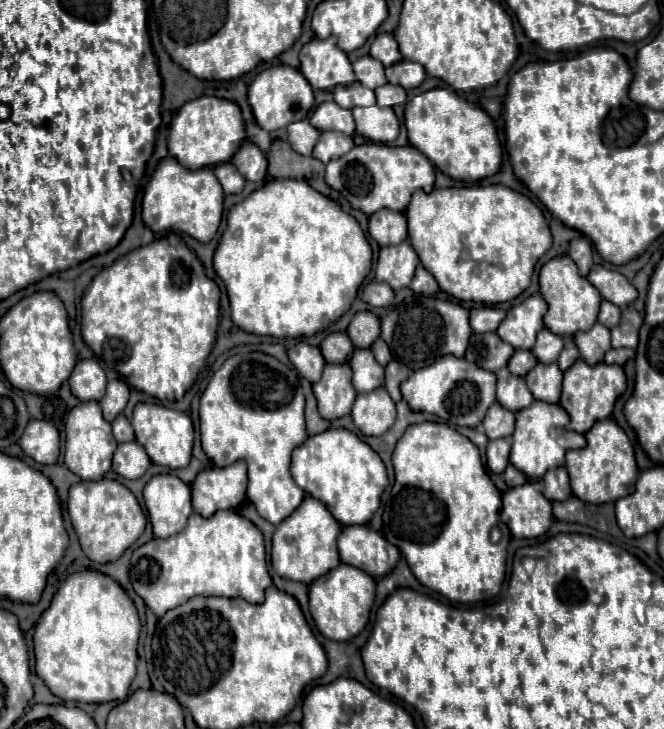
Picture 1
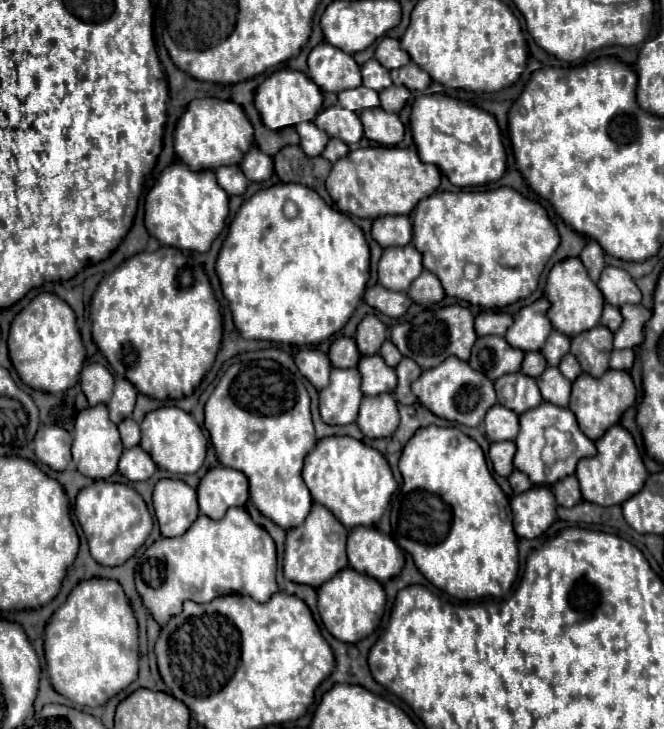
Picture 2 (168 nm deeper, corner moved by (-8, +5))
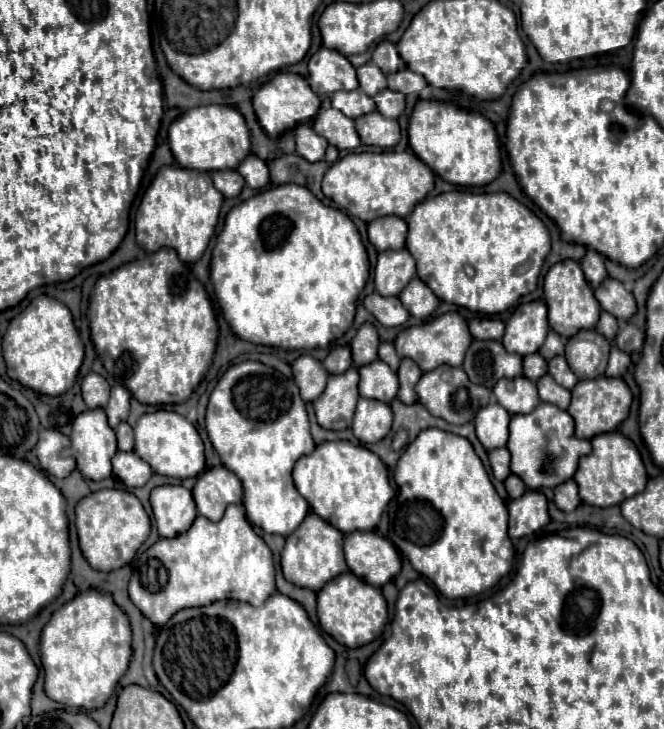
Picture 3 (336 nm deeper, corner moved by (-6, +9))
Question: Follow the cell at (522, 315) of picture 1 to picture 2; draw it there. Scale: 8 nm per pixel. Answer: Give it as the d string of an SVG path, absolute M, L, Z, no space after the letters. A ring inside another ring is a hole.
M540 298L530 306L520 308L514 314L514 324L508 328L504 336L508 338L508 344L524 352L540 350L552 330L552 324L548 320L548 308L550 308L548 298Z

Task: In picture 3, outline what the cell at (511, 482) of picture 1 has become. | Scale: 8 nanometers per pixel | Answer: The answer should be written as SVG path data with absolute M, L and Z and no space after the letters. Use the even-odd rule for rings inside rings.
M510 474L510 476L506 478L504 486L506 486L506 492L508 492L510 498L520 498L520 496L526 492L524 482L522 482L518 476L514 476L514 474Z

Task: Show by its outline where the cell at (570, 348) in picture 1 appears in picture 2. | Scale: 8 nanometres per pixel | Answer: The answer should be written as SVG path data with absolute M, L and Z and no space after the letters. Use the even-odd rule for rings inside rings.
M566 354L566 356L562 358L562 362L558 364L558 368L560 368L560 372L562 372L568 380L576 380L578 374L582 372L582 370L580 370L580 364L578 364L578 358L576 358L574 354Z

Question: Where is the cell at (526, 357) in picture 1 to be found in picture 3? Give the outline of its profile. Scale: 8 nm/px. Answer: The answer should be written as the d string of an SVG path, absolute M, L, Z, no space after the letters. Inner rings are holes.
M528 354L524 358L524 376L530 378L532 382L536 382L538 378L542 378L548 372L546 360L540 354Z

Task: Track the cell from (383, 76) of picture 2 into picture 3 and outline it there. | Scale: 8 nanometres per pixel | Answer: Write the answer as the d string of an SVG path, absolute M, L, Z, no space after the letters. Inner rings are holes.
M372 62L360 66L356 72L358 72L358 84L360 84L360 88L362 88L370 98L374 98L380 90L386 88L386 76L384 76L382 70L378 70L378 66L374 66Z

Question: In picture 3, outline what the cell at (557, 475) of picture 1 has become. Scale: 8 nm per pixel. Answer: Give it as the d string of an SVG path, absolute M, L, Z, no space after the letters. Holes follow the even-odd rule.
M574 480L564 482L562 486L554 488L554 496L556 496L556 506L562 512L572 512L580 506L580 496L578 496L578 486Z

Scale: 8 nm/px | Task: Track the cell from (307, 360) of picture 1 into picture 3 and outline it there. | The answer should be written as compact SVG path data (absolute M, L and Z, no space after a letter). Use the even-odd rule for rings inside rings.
M300 356L292 364L292 374L304 402L314 402L326 388L328 374L322 368L322 364L312 356Z

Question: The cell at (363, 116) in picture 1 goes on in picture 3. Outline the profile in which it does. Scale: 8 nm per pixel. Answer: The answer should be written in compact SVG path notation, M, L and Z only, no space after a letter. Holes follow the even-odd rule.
M366 114L356 120L356 132L366 146L394 148L400 140L400 126L396 120L382 118L382 114Z

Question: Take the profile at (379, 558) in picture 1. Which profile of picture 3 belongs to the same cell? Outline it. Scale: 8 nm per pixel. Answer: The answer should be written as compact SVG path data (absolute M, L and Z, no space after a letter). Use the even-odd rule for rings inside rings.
M352 532L344 538L348 570L370 586L384 586L400 572L394 544L376 532Z

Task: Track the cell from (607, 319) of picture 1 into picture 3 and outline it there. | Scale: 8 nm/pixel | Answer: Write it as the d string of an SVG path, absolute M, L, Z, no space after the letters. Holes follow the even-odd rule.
M602 312L600 314L600 320L598 320L598 326L596 326L596 332L602 334L606 340L614 340L616 332L618 332L618 320L612 316L612 314L606 314Z

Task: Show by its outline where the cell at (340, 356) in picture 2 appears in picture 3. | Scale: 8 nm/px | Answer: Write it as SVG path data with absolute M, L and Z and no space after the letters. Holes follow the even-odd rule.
M338 346L334 348L326 358L324 358L324 368L328 374L342 374L352 366L350 358L350 348L348 346Z

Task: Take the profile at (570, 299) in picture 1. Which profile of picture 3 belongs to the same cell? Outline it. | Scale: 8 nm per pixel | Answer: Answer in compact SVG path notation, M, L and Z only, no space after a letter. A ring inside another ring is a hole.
M574 260L556 262L548 270L546 280L544 280L544 302L548 306L550 328L566 340L576 336L580 330L592 330L598 324L598 318L602 312L598 306L598 300L594 298L592 286L586 282L580 264Z

